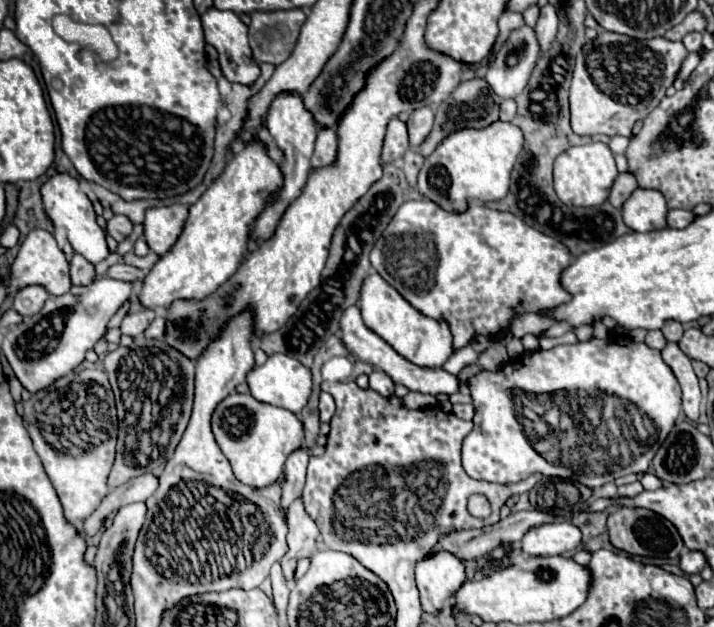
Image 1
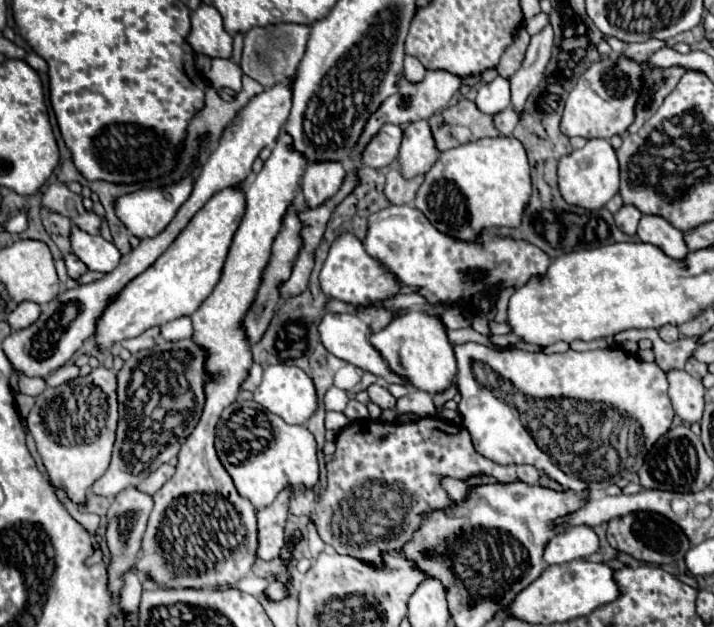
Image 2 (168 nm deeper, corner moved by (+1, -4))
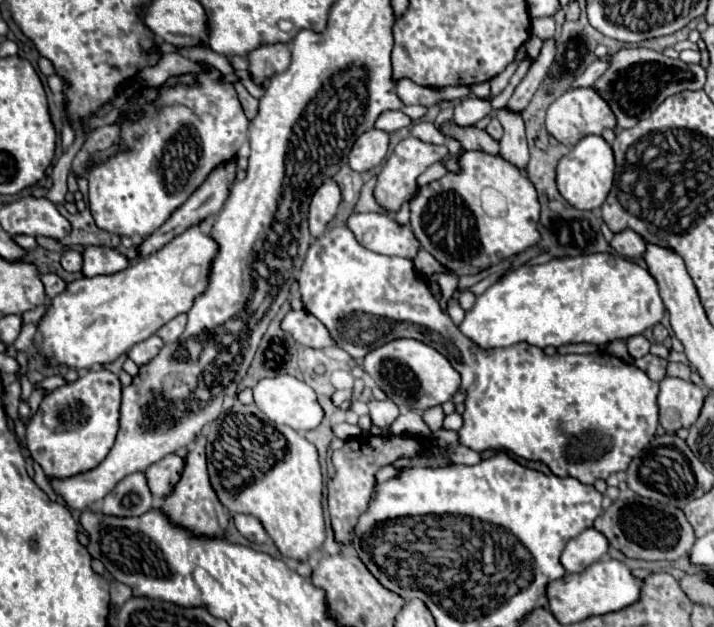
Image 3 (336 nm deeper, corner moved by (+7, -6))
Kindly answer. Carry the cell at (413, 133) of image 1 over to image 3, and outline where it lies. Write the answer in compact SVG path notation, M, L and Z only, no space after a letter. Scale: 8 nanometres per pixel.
M407 137L403 139L401 143L397 143L397 147L393 149L393 153L389 155L389 159L385 161L385 167L381 169L381 173L377 175L377 183L375 183L375 189L373 189L373 197L377 201L379 207L383 207L387 213L397 213L401 209L401 205L405 201L411 201L417 193L417 177L433 163L441 163L445 165L445 169L449 173L455 173L459 171L459 155L463 153L463 149L453 157L445 145L437 147L437 145L431 145L431 143L423 143L415 137Z

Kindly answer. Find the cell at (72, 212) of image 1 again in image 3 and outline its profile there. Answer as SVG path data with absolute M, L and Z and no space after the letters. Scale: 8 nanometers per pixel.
M87 247L83 251L83 275L109 275L129 267L129 259L111 247Z

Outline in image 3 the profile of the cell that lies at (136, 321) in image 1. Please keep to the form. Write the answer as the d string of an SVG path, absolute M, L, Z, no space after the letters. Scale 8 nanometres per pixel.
M151 335L149 339L145 339L145 341L137 343L135 347L131 347L129 353L127 353L127 357L133 359L135 365L143 367L143 363L149 363L161 351L163 345L165 343L163 343L163 339L159 339L159 335Z

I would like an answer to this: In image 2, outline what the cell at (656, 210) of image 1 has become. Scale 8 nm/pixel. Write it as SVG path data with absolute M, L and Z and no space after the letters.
M643 215L637 227L637 235L643 243L657 245L659 249L663 249L665 255L673 259L685 259L689 253L683 241L683 233L673 225L669 225L669 221L665 221L663 217Z

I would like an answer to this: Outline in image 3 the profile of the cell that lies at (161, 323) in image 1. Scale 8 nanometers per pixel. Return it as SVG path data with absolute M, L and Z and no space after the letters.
M183 313L183 315L177 315L175 319L171 319L169 323L165 323L165 325L157 331L157 335L159 335L165 343L173 343L175 339L179 339L179 335L181 335L183 329L185 329L185 325L187 325L187 315Z

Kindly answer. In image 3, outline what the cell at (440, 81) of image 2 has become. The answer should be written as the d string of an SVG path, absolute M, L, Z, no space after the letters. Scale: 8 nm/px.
M385 111L375 123L375 127L383 129L383 131L397 131L397 129L403 129L409 125L411 125L409 117L405 113L399 113L399 111Z

